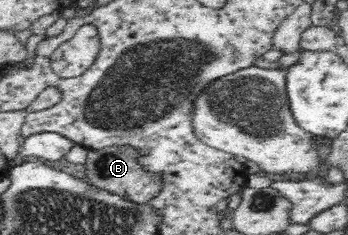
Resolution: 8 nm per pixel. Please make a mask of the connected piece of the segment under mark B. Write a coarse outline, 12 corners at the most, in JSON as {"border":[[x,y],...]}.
{"border":[[88,148],[86,181],[134,203],[150,203],[164,177],[139,149]]}

